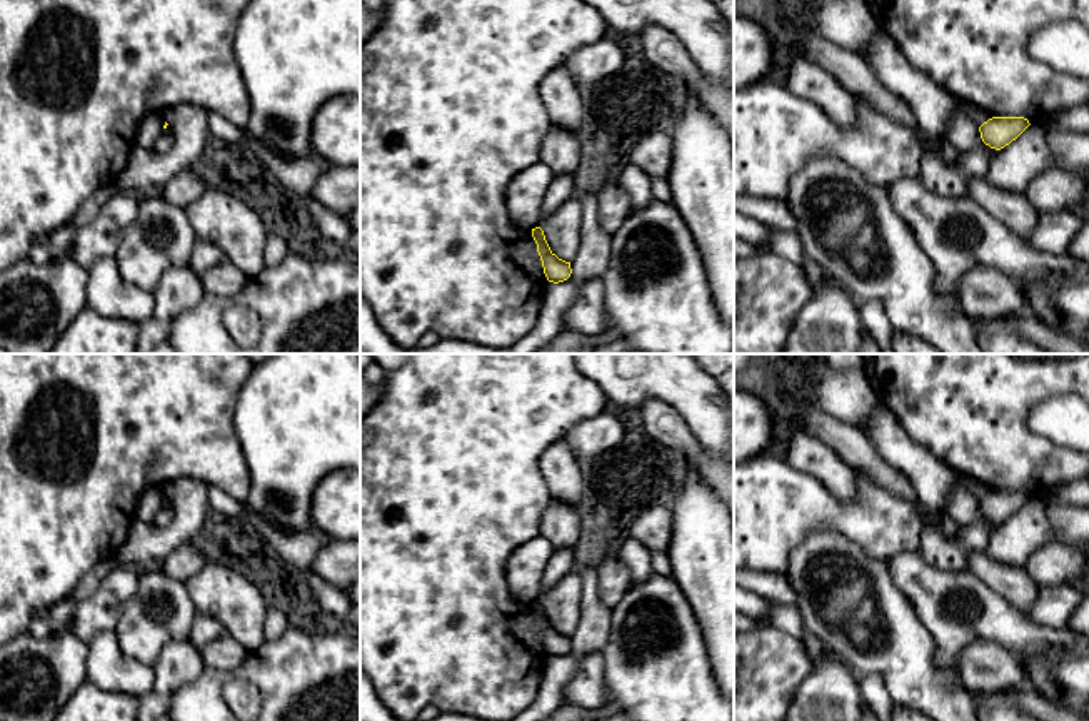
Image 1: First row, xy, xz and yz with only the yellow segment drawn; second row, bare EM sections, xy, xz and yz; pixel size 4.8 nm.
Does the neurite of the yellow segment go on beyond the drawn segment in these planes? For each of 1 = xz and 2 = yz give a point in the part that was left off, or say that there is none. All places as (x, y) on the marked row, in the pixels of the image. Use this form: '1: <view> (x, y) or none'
1: none
2: none

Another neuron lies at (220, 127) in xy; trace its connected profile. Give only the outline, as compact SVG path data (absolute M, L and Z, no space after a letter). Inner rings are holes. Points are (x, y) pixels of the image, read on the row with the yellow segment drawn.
M217 112L208 113L208 130L210 137L218 139L225 144L235 144L245 140L245 130L235 127L225 117Z

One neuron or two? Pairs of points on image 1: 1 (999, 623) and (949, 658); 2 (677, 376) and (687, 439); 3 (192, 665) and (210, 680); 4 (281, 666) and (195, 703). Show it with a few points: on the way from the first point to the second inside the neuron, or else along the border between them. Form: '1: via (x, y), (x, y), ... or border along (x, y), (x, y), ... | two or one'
1: via (984, 623), (976, 623), (956, 643) | one
2: border along (651, 399), (667, 403), (707, 453) | two
3: border along (205, 666), (170, 696) | two
4: via (259, 673), (229, 678), (217, 685) | one

